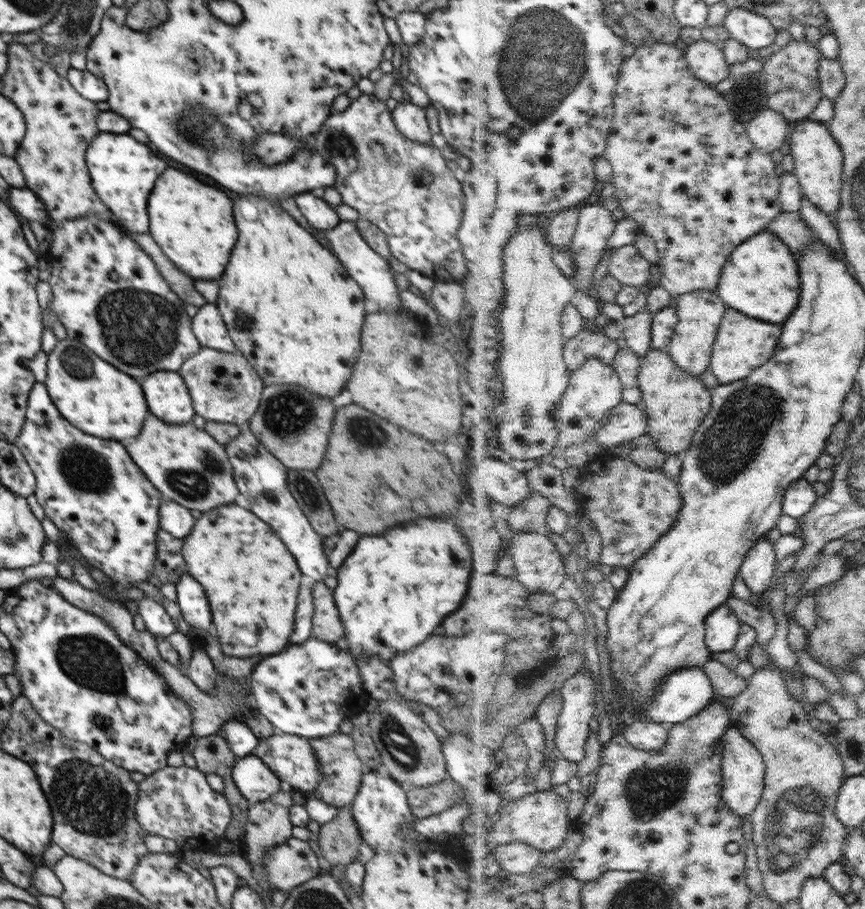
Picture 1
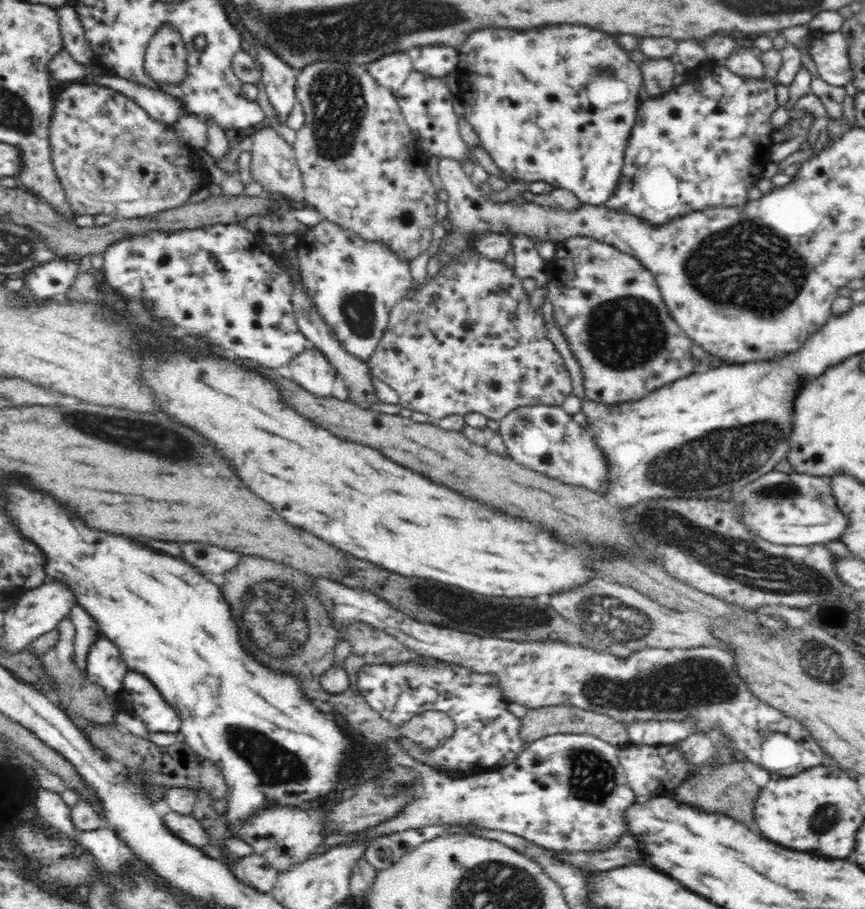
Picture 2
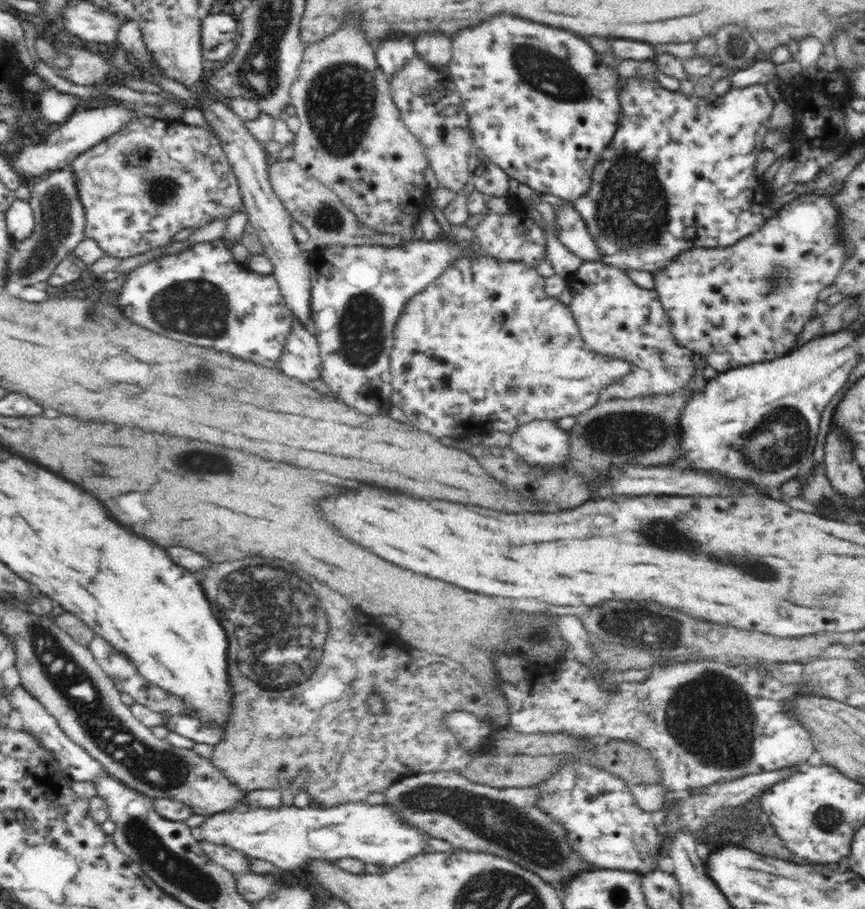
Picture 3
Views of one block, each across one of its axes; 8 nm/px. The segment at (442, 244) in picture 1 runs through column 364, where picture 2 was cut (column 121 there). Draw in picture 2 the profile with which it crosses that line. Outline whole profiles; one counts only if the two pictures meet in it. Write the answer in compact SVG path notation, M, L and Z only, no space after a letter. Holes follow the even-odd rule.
M82 81L68 83L53 101L53 106L48 130L52 165L77 216L107 214L114 220L151 217L190 203L192 192L205 181L210 183L193 160L191 147L167 123L152 118L138 103L113 88Z

